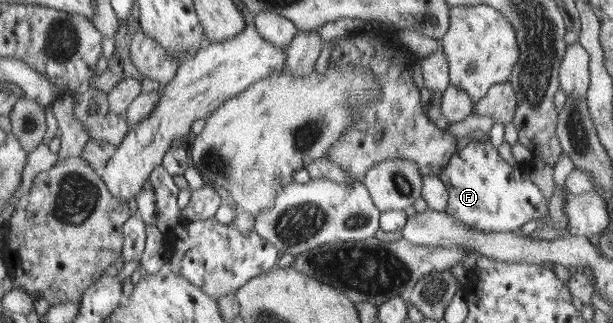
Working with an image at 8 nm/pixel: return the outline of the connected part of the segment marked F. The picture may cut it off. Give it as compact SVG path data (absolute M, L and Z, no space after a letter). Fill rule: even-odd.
M463 141L456 151L450 156L445 168L437 175L444 184L447 191L447 204L443 209L450 217L459 221L461 225L467 225L469 229L476 231L500 231L514 232L530 219L538 219L538 223L547 214L547 202L540 190L530 182L528 172L532 166L532 161L514 167L510 166L504 159L500 158L490 142Z

